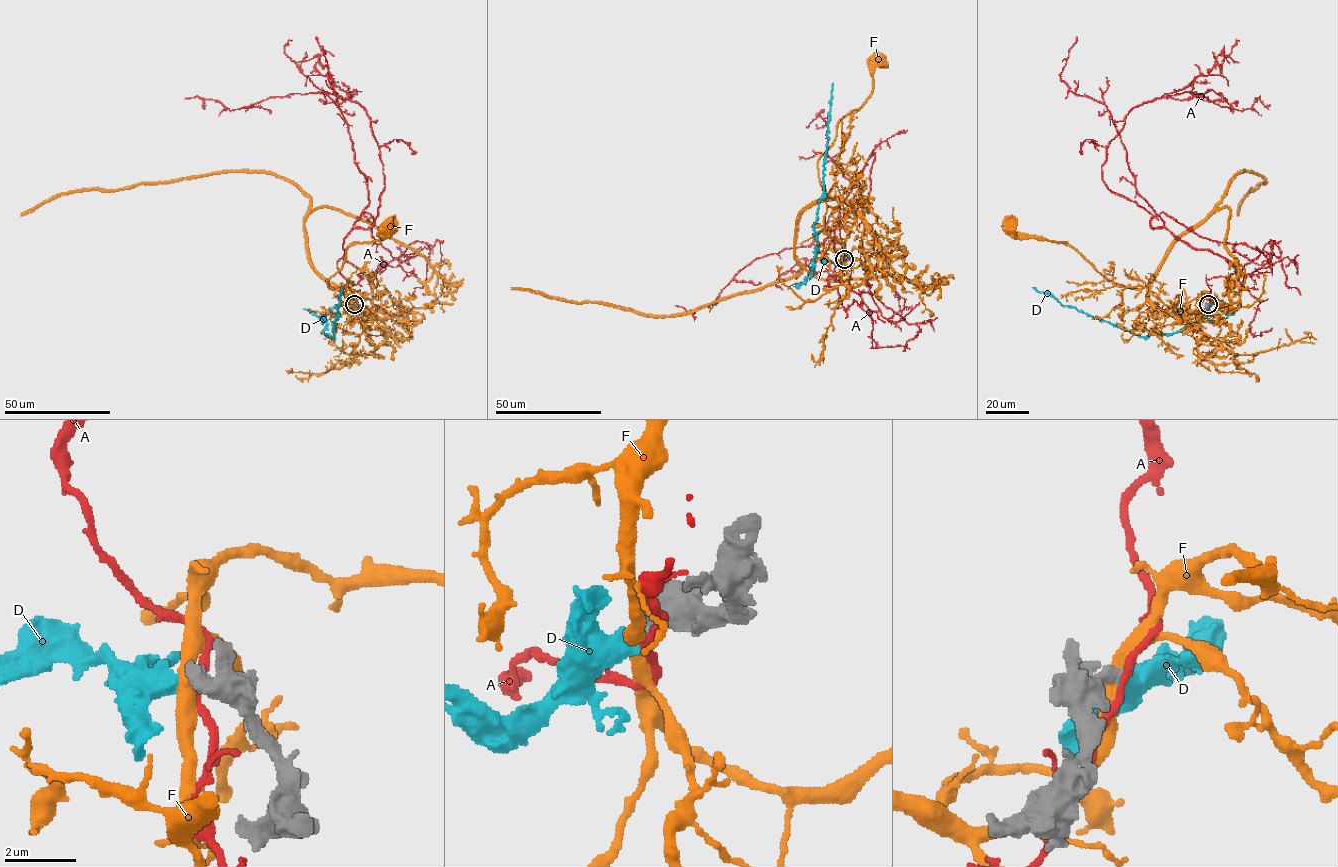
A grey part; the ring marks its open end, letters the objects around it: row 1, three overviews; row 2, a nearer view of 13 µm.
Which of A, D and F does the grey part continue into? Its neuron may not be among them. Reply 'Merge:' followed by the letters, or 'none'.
Merge: D

